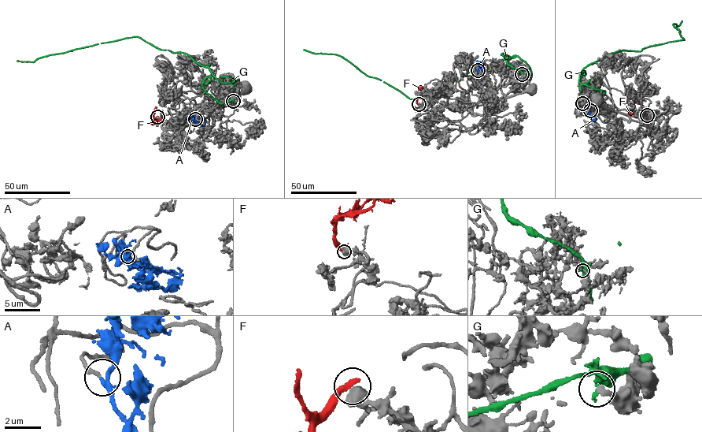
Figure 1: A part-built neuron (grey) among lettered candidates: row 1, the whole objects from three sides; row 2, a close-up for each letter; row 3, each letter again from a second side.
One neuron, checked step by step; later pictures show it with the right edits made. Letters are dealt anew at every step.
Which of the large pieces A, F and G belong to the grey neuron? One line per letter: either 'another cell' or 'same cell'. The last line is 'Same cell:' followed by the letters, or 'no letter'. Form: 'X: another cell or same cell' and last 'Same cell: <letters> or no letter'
A: same cell
F: another cell
G: another cell
Same cell: A

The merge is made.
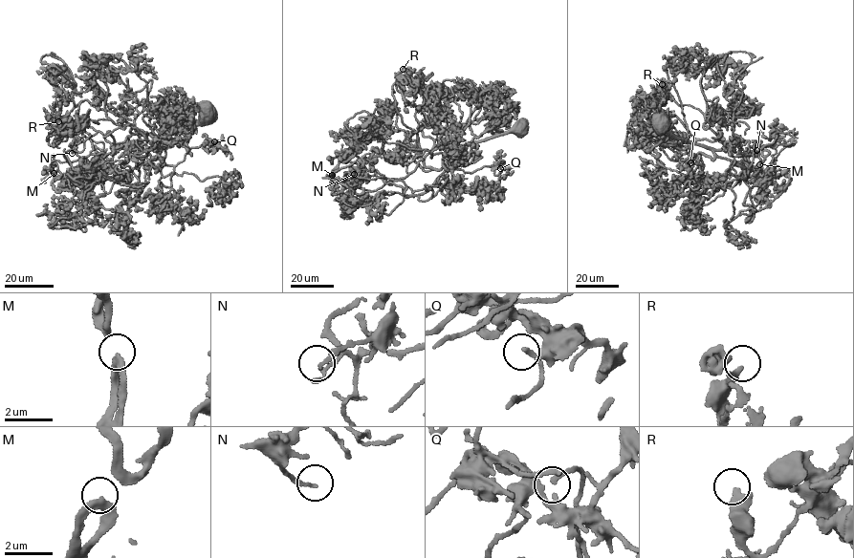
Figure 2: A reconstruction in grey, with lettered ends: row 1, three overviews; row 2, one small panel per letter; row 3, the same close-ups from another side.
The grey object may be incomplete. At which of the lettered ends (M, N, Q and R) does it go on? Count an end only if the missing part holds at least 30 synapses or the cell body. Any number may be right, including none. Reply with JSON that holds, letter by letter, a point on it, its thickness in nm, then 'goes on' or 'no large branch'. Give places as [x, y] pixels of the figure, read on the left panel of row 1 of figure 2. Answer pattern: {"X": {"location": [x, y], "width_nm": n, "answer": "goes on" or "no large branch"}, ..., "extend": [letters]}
{"M": {"location": [54, 173], "width_nm": 200, "answer": "no large branch"}, "N": {"location": [72, 153], "width_nm": 140, "answer": "no large branch"}, "Q": {"location": [214, 141], "width_nm": 130, "answer": "no large branch"}, "R": {"location": [58, 121], "width_nm": 380, "answer": "no large branch"}, "extend": []}

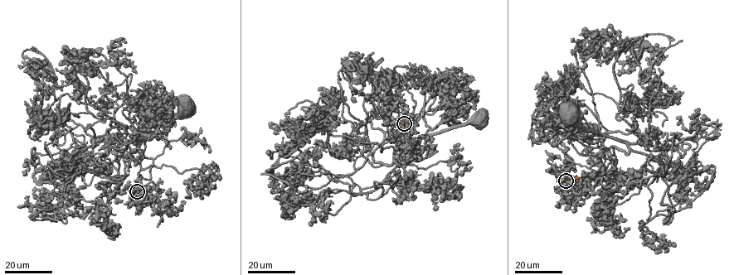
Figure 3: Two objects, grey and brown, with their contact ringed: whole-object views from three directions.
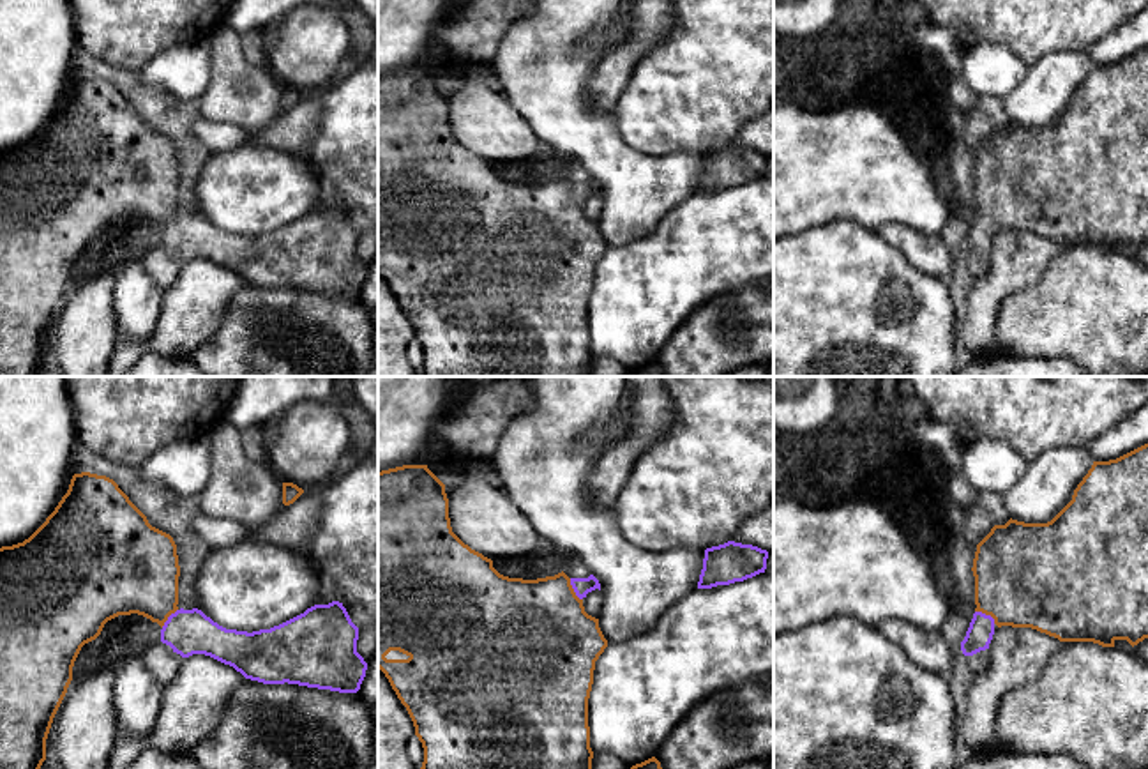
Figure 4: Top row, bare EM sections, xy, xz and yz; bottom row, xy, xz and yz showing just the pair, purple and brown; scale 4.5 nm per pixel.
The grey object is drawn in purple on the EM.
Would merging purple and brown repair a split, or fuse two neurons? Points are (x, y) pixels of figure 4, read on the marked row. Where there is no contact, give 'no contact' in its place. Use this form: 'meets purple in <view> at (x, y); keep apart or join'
meets purple in xz at (574, 589); join

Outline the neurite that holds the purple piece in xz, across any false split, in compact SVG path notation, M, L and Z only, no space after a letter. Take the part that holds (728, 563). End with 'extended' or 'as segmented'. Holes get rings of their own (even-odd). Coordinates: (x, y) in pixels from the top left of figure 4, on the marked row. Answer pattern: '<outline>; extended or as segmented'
M735 541L706 548L698 589L729 585L765 573L767 559L767 550Z; as segmented

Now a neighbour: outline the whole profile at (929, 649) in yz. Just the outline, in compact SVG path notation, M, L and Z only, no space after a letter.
M885 619L876 628L918 666L945 677L950 672L952 645L940 631L922 629L899 619Z

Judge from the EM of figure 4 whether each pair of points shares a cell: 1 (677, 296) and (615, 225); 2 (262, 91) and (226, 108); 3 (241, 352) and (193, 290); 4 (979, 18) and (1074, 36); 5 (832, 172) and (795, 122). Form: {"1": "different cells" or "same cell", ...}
{"1": "different cells", "2": "same cell", "3": "different cells", "4": "same cell", "5": "same cell"}

